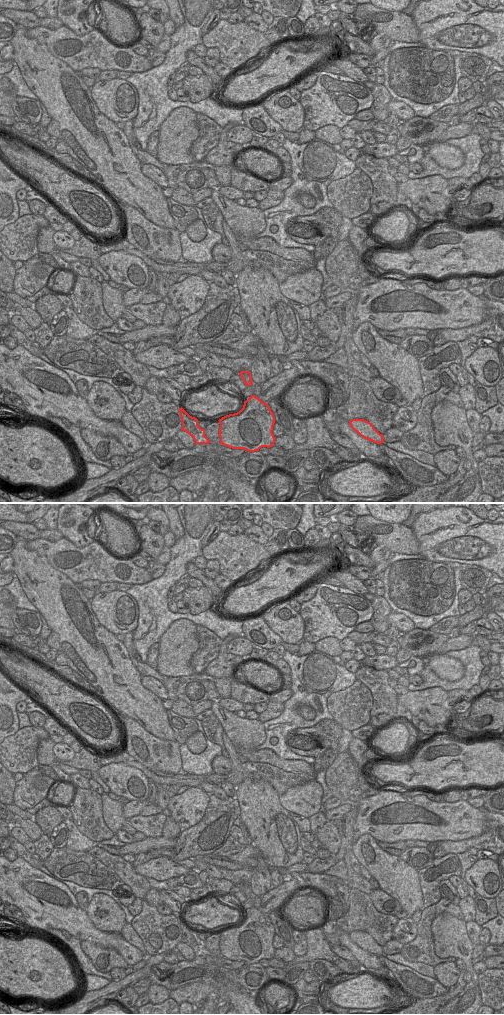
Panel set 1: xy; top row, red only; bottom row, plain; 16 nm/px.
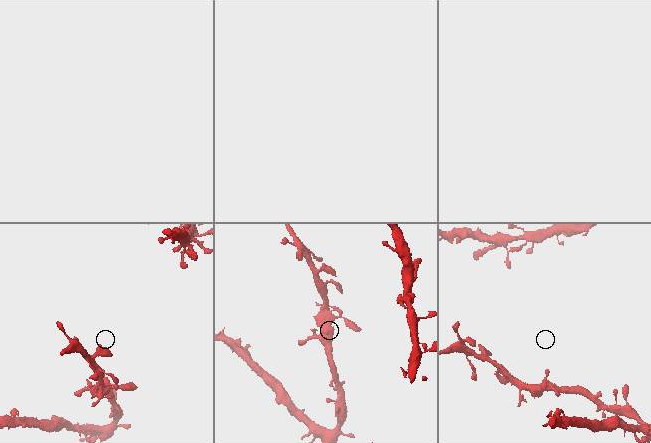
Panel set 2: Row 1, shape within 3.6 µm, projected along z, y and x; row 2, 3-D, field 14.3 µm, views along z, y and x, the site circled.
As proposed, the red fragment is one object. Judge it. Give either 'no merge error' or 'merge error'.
no merge error

